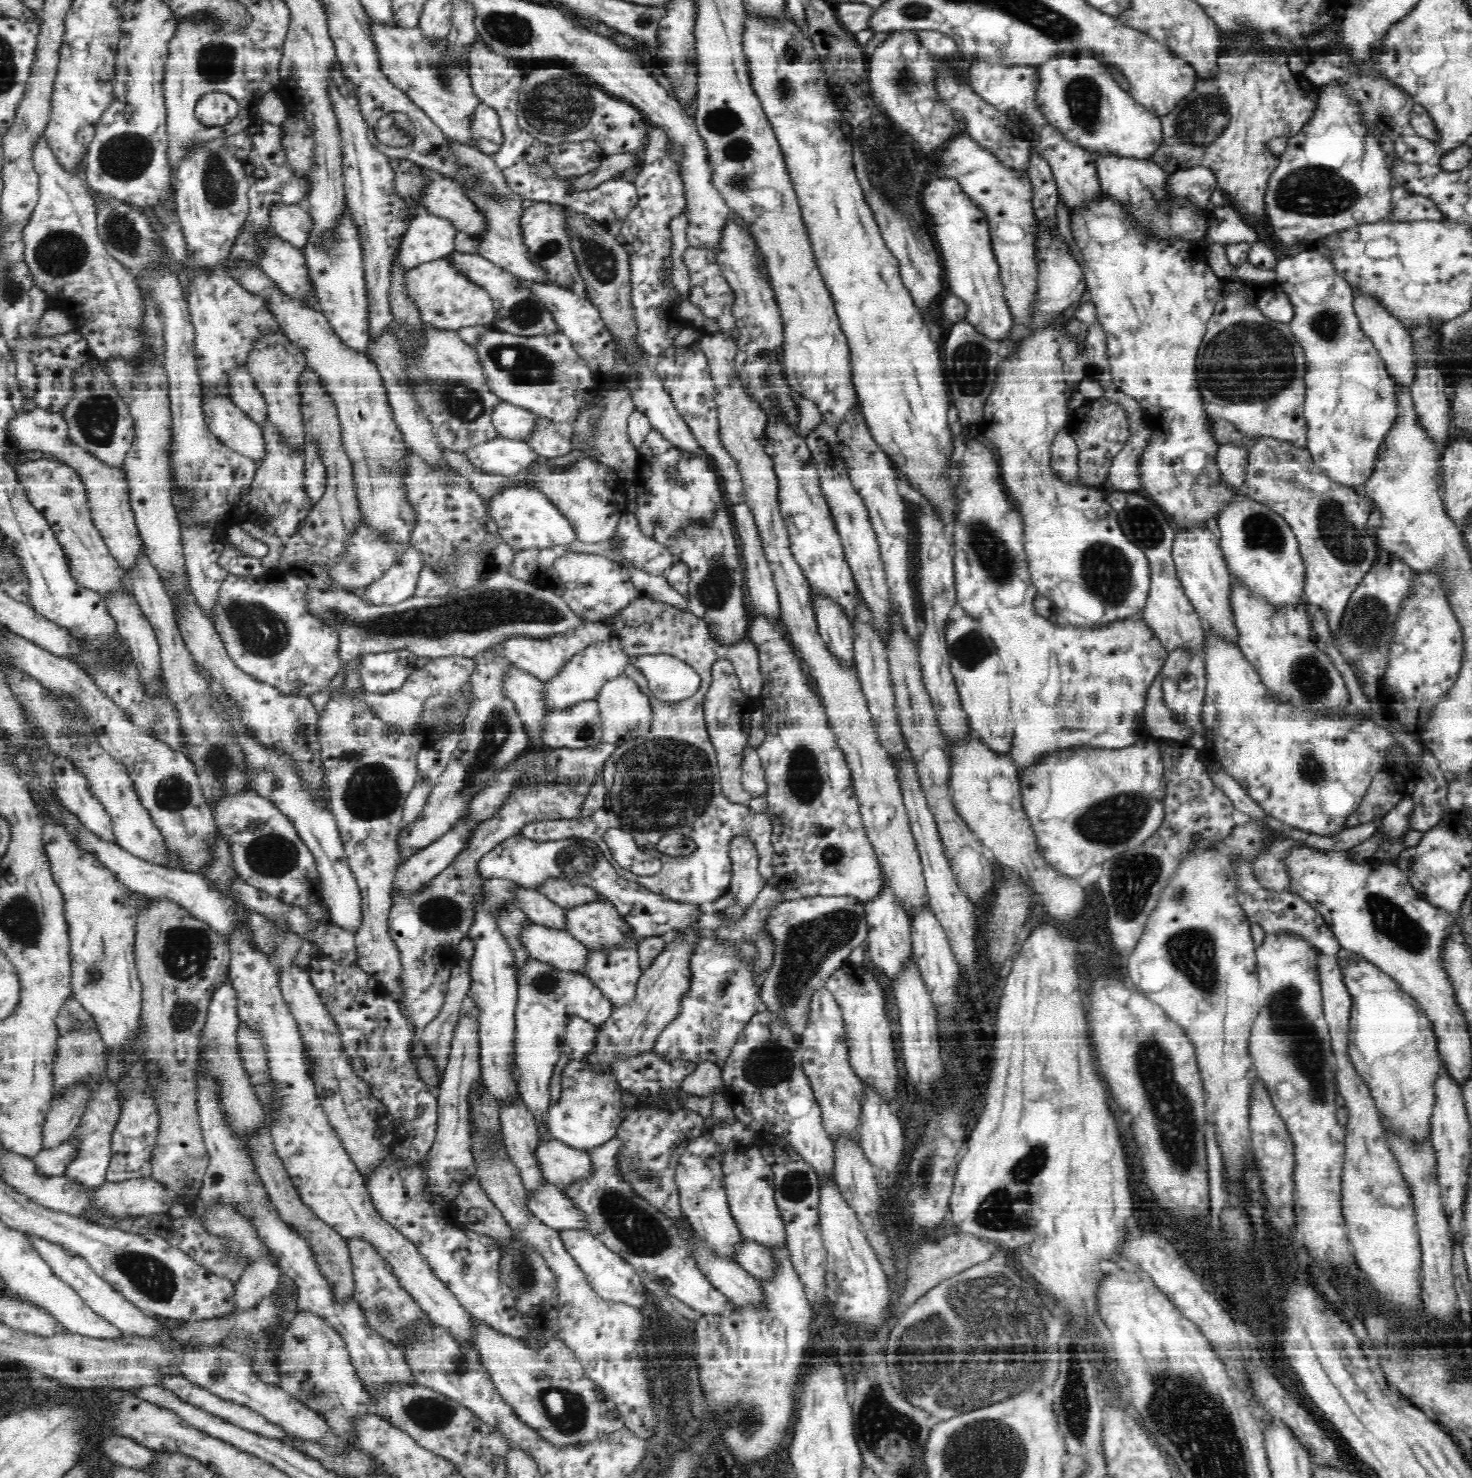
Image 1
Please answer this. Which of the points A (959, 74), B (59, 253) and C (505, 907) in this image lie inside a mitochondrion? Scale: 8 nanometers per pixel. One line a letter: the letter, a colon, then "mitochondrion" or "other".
A: other
B: mitochondrion
C: mitochondrion

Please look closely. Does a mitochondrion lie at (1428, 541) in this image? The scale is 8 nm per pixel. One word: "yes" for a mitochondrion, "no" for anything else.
no

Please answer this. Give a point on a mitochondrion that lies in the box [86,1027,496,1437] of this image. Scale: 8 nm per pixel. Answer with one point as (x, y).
(147, 1275)

